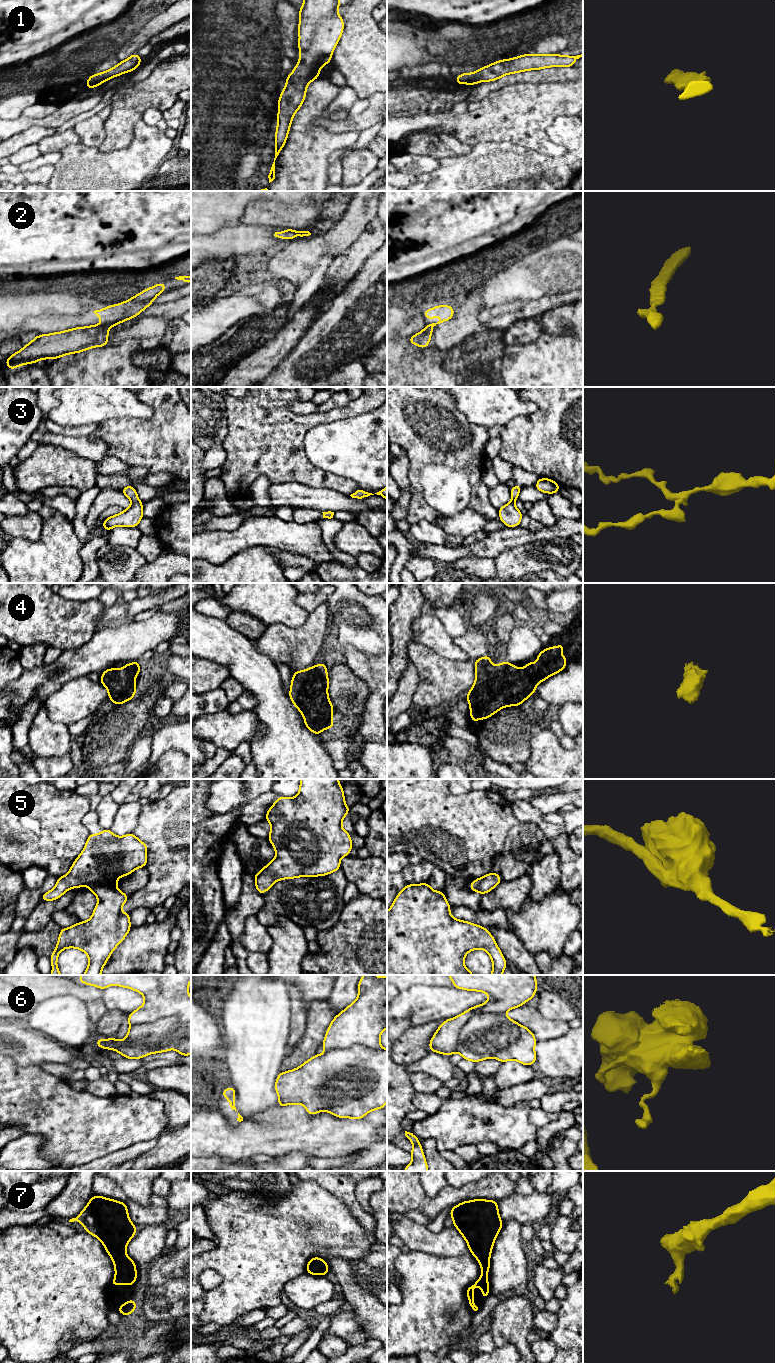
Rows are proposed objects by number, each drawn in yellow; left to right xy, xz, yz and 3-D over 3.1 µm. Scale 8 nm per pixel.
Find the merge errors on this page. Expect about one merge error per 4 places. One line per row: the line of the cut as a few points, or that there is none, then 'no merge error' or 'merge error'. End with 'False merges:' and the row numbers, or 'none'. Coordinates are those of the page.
1: no cut | no merge error
2: xy (96, 325), (106, 327) | merge error
3: no cut | no merge error
4: no cut | no merge error
5: no cut | no merge error
6: yz (504, 1012), (475, 1013), (461, 1028), (456, 1050) | merge error
7: no cut | no merge error
False merges: 2, 6

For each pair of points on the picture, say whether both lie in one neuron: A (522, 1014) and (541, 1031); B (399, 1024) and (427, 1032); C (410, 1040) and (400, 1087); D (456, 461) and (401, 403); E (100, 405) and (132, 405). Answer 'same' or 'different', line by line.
A: same
B: different
C: different
D: same
E: same

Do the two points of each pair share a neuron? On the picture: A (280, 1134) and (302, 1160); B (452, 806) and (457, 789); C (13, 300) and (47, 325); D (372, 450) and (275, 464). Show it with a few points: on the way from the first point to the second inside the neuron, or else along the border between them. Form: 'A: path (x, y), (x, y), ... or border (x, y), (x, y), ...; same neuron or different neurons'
A: border (274, 1156), (294, 1151), (304, 1151), (316, 1157); different neurons
B: border (449, 789), (455, 794), (462, 794), (471, 789); different neurons
C: border (58, 313), (29, 316), (22, 326), (16, 330); different neurons
D: border (305, 436), (307, 458), (329, 472); different neurons

